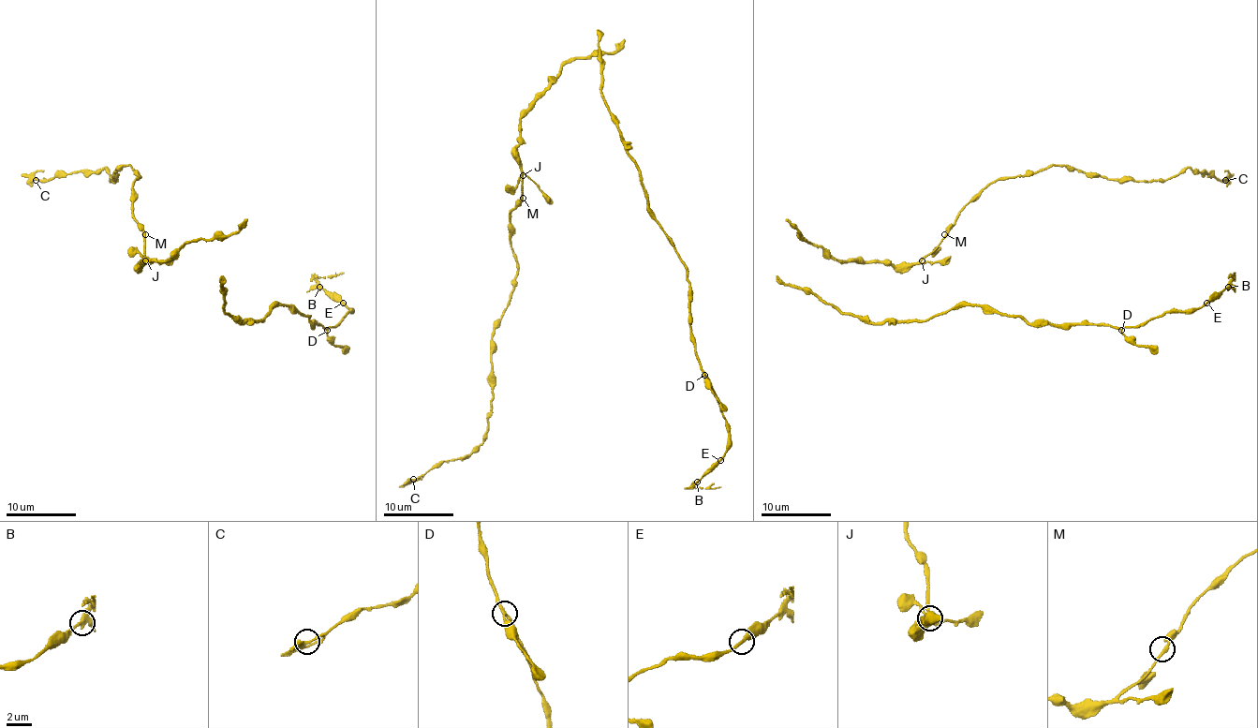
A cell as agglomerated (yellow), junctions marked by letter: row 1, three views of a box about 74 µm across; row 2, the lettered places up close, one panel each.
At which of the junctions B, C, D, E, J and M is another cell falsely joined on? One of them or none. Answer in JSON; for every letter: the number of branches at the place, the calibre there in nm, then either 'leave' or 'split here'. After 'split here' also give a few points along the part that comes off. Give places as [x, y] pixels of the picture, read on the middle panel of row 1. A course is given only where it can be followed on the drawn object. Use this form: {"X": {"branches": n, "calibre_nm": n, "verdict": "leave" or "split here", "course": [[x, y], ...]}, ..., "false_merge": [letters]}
{"B": {"branches": 3, "calibre_nm": 260, "verdict": "split here", "course": [[698, 481], [696, 486], [720, 486]]}, "C": {"branches": 3, "calibre_nm": 300, "verdict": "leave"}, "D": {"branches": 3, "calibre_nm": 200, "verdict": "leave"}, "E": {"branches": 2, "calibre_nm": 300, "verdict": "leave"}, "J": {"branches": 4, "calibre_nm": 220, "verdict": "leave"}, "M": {"branches": 2, "calibre_nm": 280, "verdict": "leave"}, "false_merge": ["B"]}

